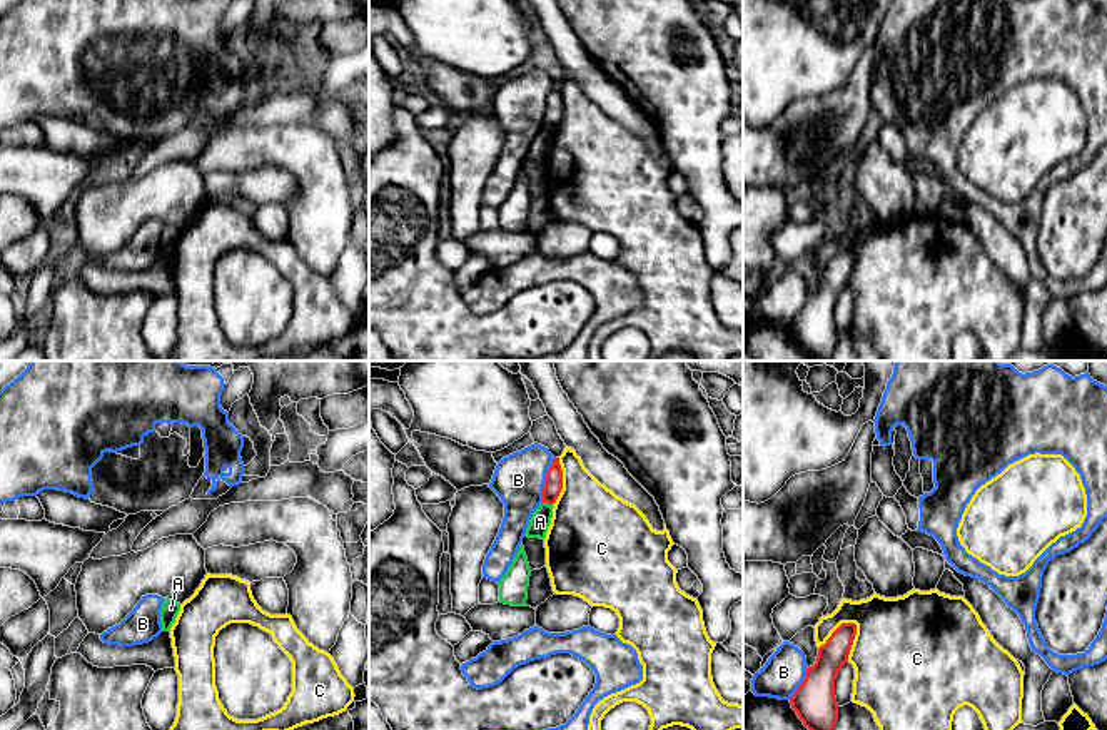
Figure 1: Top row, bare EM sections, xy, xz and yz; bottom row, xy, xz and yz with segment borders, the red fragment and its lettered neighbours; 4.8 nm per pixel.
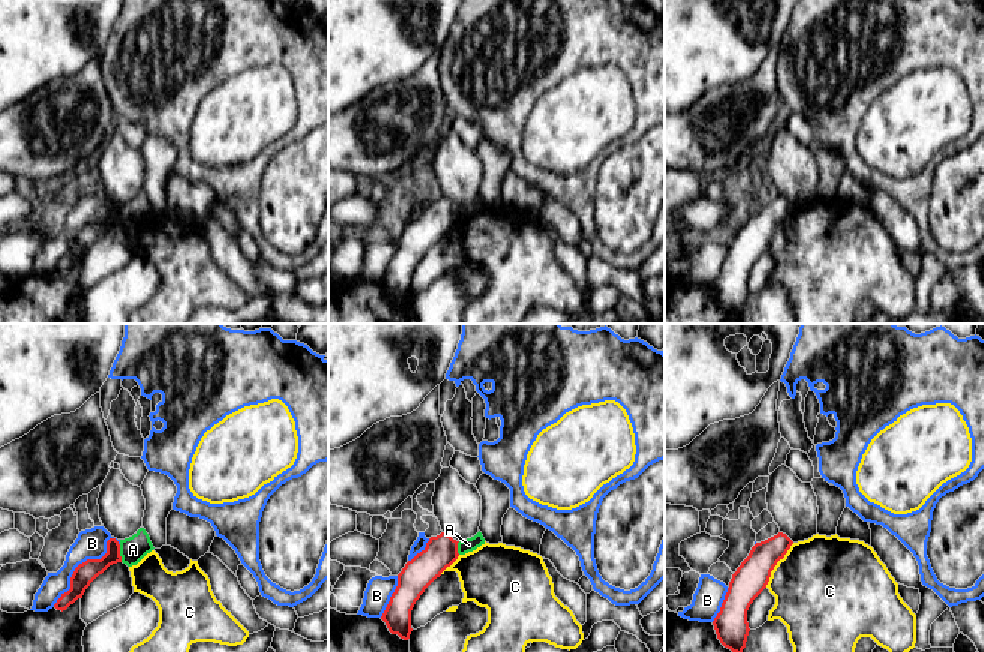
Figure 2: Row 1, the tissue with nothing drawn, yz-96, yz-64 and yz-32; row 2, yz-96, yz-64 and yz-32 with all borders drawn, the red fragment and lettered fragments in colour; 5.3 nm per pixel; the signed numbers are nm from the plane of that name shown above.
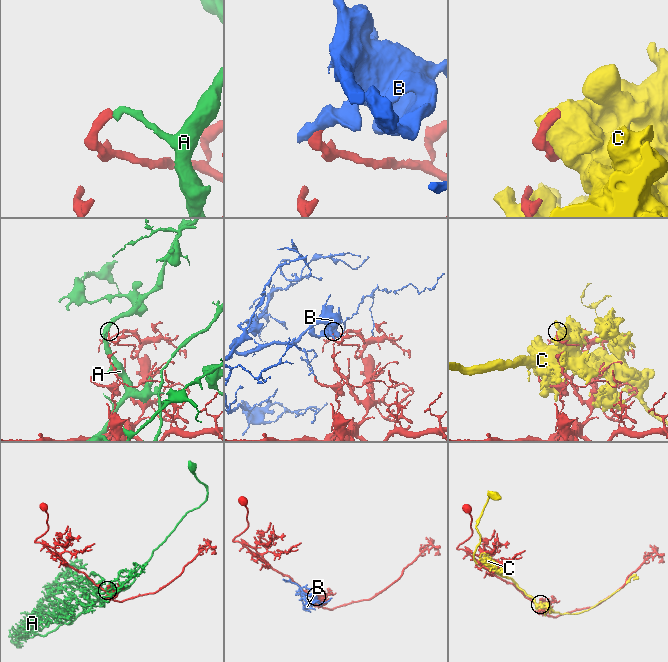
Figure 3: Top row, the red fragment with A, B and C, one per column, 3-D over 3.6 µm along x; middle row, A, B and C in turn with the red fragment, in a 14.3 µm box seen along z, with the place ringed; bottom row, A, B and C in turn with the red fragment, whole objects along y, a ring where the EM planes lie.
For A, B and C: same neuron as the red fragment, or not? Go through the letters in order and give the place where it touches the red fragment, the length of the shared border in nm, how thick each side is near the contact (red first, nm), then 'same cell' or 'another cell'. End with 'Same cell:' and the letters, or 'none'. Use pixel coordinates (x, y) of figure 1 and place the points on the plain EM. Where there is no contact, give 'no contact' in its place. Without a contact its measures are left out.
A: xz (548, 129) | 50 nm | 90/100 nm | another cell
B: xz (546, 106) | 220 nm | 90/240 nm | another cell
C: yz (837, 254) | 220 nm | 140/320 nm | another cell
Same cell: none

